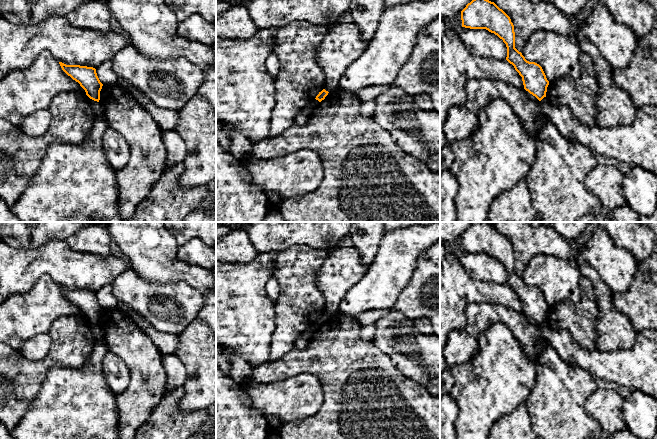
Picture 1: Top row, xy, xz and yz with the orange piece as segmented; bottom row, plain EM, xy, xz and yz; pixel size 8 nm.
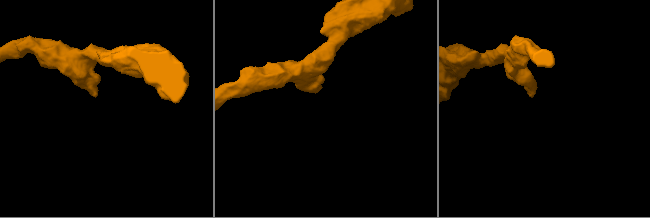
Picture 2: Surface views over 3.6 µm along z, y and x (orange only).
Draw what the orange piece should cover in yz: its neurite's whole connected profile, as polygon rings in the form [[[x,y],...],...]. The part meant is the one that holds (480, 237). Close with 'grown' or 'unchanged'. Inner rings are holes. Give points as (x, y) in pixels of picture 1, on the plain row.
[[[474,222],[461,235],[461,244],[462,251],[486,253],[502,263],[507,271],[506,284],[522,301],[524,313],[539,325],[546,321],[549,305],[539,288],[527,285],[515,272],[514,249],[502,233],[486,222]]] | unchanged

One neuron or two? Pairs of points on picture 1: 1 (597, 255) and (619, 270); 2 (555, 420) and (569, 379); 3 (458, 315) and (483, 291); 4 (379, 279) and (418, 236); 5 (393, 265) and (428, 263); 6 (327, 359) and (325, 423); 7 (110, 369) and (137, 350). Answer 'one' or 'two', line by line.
1: one
2: one
3: one
4: one
5: two
6: one
7: two

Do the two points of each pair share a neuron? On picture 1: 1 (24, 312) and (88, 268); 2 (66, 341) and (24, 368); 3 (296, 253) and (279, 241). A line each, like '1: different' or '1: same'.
1: different
2: same
3: different

